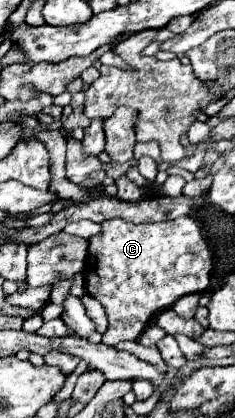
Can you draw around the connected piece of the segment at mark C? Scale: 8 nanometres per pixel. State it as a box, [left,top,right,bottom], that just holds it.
[84,216,212,346]

